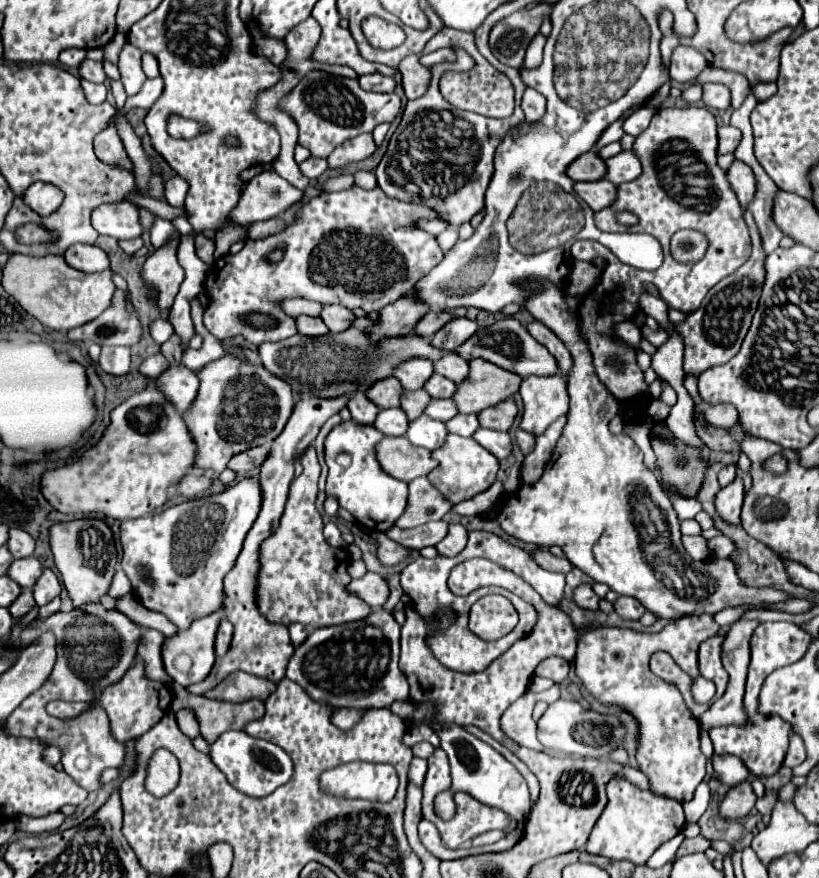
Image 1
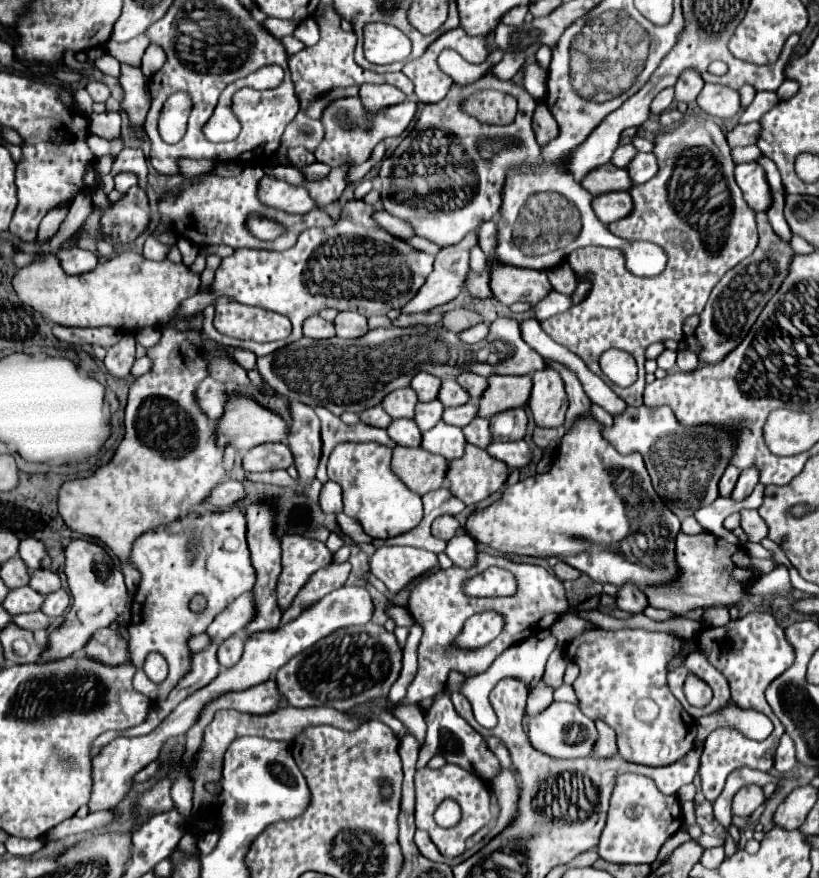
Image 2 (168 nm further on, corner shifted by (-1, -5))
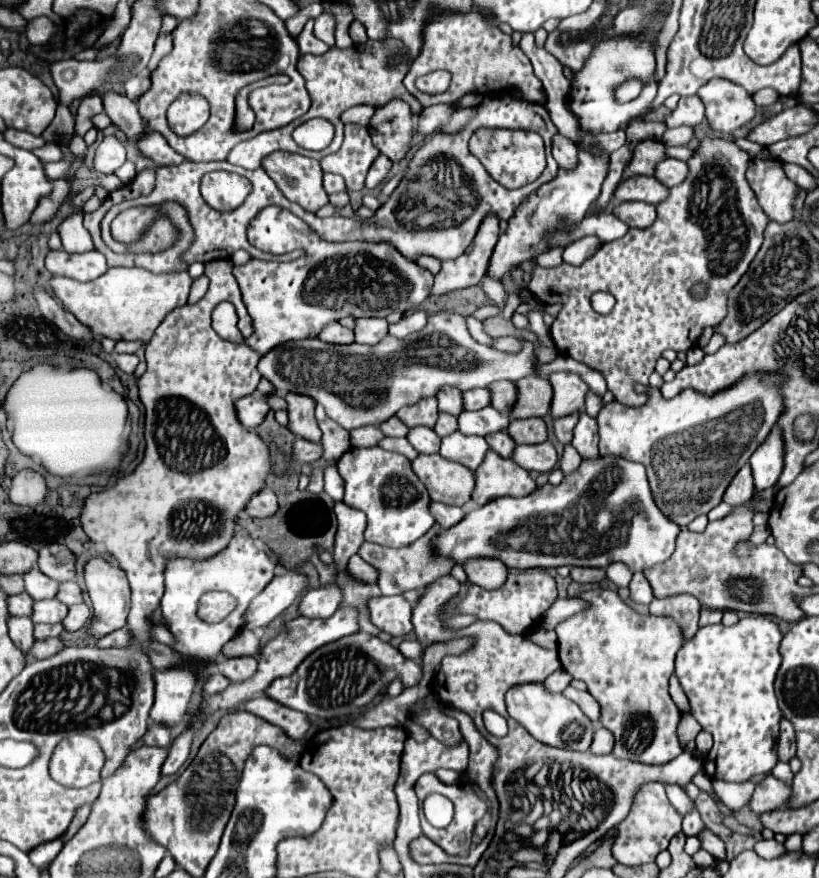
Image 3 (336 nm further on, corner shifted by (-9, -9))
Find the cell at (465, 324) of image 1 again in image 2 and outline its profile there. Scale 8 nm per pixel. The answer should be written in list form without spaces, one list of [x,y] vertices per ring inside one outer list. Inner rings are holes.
[[[476,324],[476,326],[472,326],[472,328],[464,330],[464,332],[460,332],[458,338],[460,338],[462,342],[472,344],[472,342],[482,340],[482,336],[486,336],[486,334],[488,334],[488,324]]]

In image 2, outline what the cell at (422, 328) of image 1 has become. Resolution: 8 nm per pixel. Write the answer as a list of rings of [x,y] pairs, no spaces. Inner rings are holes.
[[[452,310],[452,312],[446,312],[440,320],[438,320],[438,326],[450,330],[450,332],[462,332],[474,324],[482,322],[480,316],[472,310]]]

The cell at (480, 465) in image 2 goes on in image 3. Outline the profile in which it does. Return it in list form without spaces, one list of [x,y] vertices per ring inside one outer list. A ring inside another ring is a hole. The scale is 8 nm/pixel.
[[[490,450],[486,460],[476,470],[476,488],[472,500],[484,506],[486,502],[502,496],[528,496],[536,488],[538,484],[530,478],[528,470],[520,468],[514,460],[506,460]]]

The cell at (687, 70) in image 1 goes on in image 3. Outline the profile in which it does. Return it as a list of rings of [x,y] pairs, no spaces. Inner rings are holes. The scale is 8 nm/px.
[[[686,96],[680,98],[676,110],[672,110],[664,122],[668,128],[676,128],[676,126],[698,126],[704,120],[704,104],[702,100],[698,100],[698,96]]]

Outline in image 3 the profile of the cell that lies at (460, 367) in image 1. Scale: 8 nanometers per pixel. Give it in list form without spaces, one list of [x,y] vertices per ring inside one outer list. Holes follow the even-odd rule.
[[[500,380],[498,384],[490,386],[490,392],[492,392],[492,406],[502,414],[510,414],[516,404],[516,396],[518,396],[516,384]]]

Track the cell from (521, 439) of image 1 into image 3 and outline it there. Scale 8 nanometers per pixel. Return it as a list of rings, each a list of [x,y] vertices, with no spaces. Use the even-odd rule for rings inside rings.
[[[574,412],[574,414],[570,414],[570,416],[562,416],[562,418],[556,418],[556,420],[554,420],[556,438],[558,438],[562,444],[570,444],[574,426],[578,424],[578,416],[580,416],[580,414]]]

